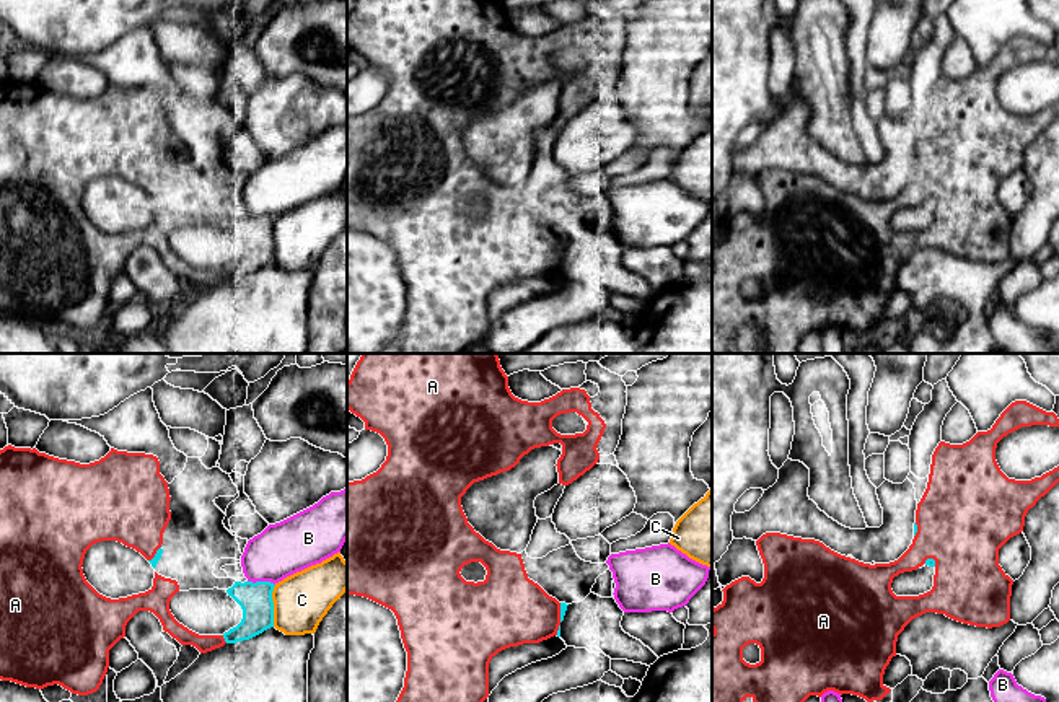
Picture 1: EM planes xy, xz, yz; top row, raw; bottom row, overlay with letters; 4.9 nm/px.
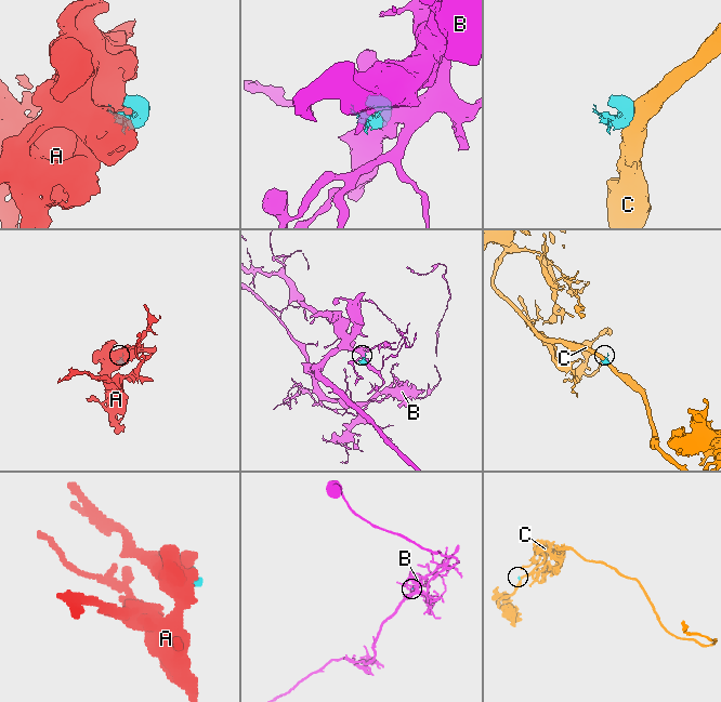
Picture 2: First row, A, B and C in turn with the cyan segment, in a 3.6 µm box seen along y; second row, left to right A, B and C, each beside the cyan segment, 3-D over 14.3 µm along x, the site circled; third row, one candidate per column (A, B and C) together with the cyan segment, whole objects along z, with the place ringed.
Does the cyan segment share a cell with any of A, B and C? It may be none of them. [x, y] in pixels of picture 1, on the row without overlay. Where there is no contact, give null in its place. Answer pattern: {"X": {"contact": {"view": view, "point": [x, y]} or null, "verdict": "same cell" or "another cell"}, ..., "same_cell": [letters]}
{"A": {"contact": {"view": "xy", "point": [224, 272]}, "verdict": "same cell"}, "B": {"contact": {"view": "xy", "point": [261, 217]}, "verdict": "another cell"}, "C": {"contact": {"view": "xy", "point": [272, 241]}, "verdict": "another cell"}, "same_cell": ["A"]}

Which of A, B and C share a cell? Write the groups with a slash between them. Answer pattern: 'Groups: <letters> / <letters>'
Groups: A / B / C

